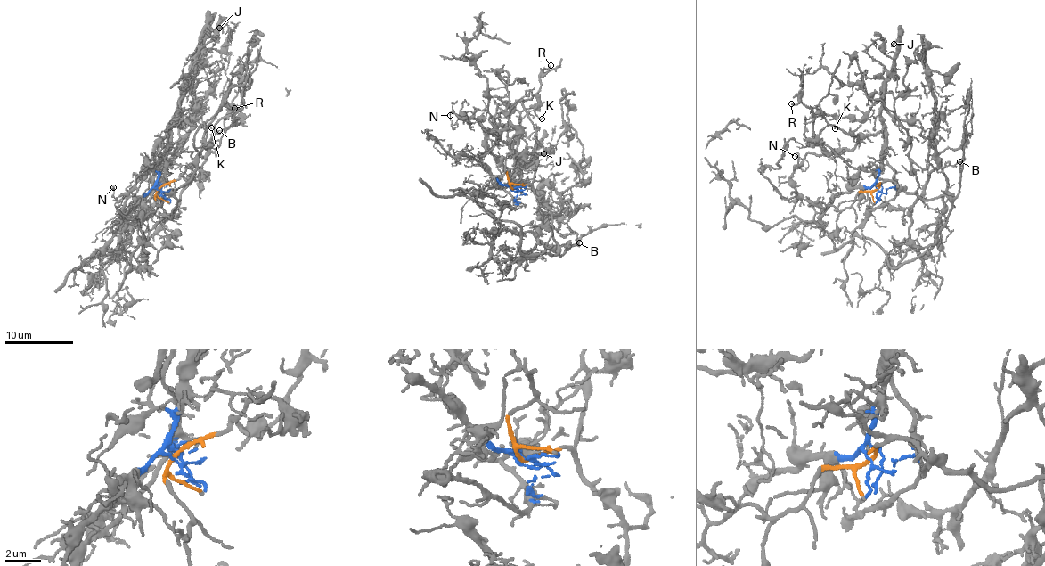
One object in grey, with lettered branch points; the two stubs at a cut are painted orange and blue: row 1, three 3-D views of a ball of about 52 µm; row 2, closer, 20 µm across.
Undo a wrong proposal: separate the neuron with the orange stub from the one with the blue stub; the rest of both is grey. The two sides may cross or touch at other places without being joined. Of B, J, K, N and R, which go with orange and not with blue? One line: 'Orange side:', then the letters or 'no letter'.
Orange side: B, K, R

